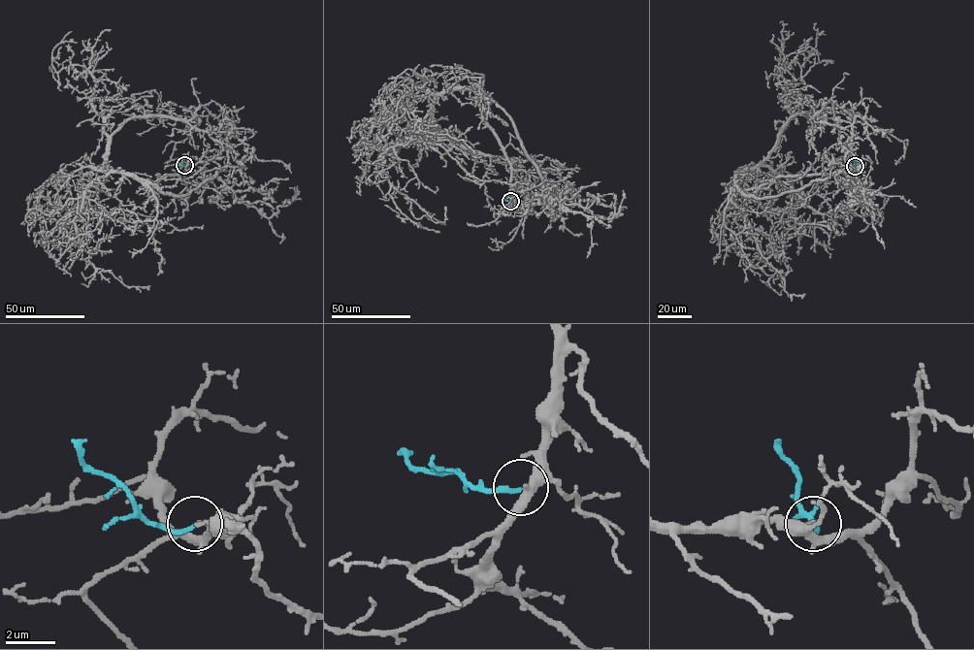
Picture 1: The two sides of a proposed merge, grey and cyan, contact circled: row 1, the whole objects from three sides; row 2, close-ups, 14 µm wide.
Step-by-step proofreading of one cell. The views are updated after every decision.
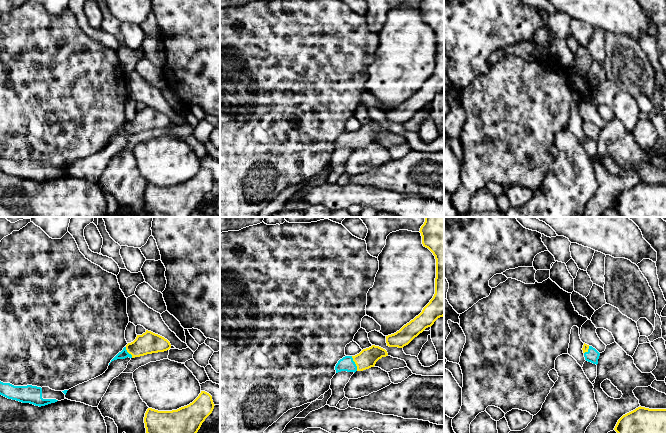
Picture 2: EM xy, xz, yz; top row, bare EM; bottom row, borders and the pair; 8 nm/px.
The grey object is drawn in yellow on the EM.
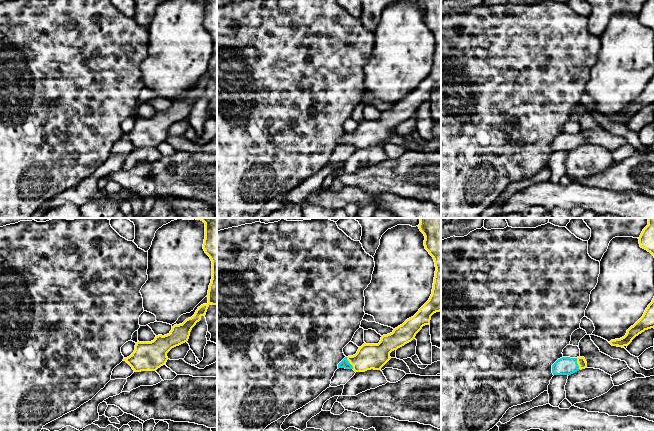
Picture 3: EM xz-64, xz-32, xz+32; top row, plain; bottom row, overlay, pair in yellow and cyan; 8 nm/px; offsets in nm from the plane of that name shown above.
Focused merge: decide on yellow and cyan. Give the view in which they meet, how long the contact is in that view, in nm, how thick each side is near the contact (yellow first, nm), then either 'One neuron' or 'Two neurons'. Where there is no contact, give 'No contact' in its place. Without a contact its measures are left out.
Touches yellow in xz. Shared border 130 nm. Thickness 160 nm (yellow) against 110 nm. One neuron

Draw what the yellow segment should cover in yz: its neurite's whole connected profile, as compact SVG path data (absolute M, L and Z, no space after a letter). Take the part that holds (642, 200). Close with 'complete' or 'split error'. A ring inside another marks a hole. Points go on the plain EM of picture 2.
M640 182L623 191L614 206L621 217L666 217L666 185Z; complete

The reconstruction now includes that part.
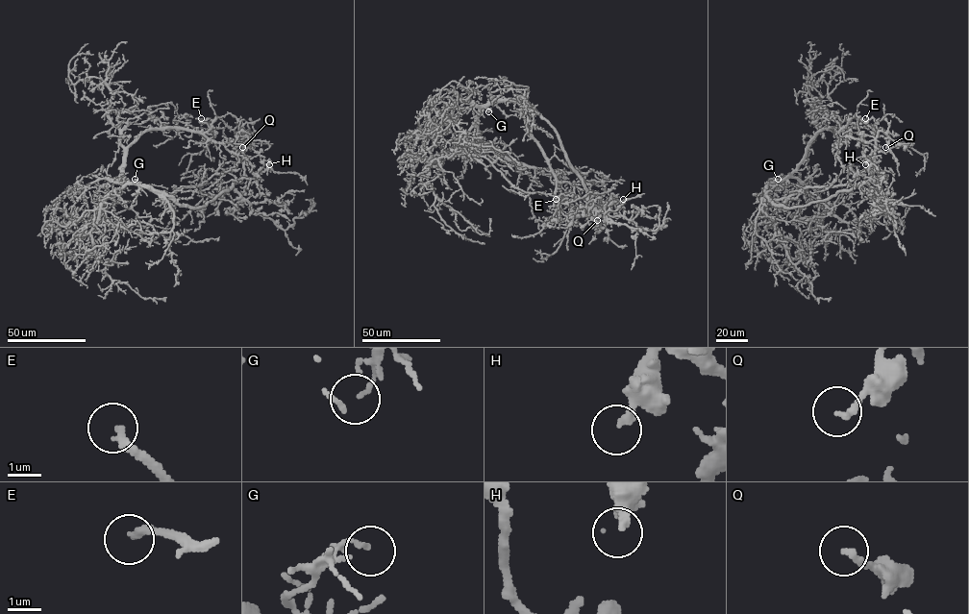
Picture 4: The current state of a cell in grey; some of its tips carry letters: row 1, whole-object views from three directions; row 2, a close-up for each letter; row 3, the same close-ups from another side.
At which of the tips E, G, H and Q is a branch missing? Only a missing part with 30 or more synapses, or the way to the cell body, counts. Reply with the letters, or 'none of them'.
E

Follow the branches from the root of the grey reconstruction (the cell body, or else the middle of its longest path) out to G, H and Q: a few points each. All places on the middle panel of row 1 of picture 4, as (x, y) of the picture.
G: (516, 100), (489, 103), (485, 108), (488, 111)
H: (516, 100), (526, 102), (553, 128), (590, 203), (604, 208), (618, 203), (622, 205), (623, 199)
Q: (516, 100), (526, 102), (553, 128), (570, 166), (581, 179), (588, 201), (598, 208), (605, 222), (597, 220)

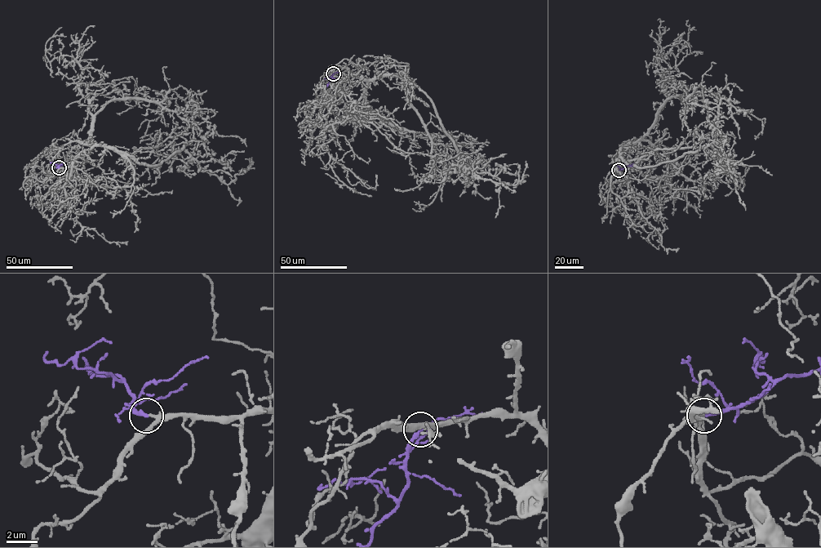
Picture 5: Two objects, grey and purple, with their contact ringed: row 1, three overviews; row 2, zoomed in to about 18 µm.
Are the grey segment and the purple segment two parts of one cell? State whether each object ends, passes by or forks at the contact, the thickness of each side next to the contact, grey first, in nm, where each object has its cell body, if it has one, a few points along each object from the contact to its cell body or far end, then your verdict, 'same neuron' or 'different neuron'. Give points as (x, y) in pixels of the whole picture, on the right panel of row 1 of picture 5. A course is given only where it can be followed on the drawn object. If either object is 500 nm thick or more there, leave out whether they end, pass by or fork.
grey passes by | purple ends | 200/260 nm | grey none | purple none | grey via (619, 170), (624, 146), (621, 158), (629, 165), (646, 167), (711, 146), (735, 187), (737, 176), (712, 162) | purple via (619, 170), (633, 163) | same neuron

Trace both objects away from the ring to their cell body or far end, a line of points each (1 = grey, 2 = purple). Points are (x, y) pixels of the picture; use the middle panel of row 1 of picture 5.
1: (333, 73), (366, 79), (406, 76), (430, 100), (457, 151), (458, 162), (481, 178), (516, 184), (525, 161)
2: (333, 73), (327, 87)

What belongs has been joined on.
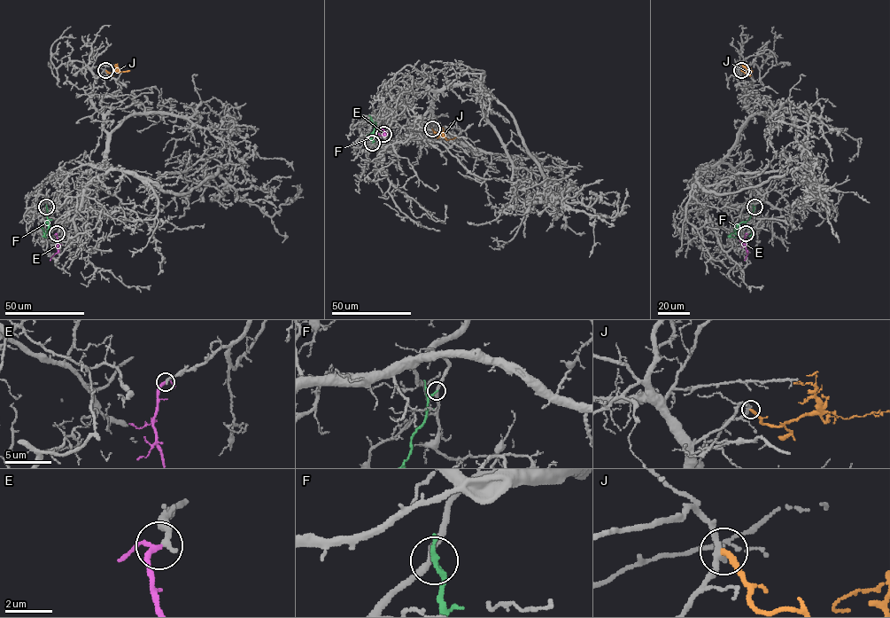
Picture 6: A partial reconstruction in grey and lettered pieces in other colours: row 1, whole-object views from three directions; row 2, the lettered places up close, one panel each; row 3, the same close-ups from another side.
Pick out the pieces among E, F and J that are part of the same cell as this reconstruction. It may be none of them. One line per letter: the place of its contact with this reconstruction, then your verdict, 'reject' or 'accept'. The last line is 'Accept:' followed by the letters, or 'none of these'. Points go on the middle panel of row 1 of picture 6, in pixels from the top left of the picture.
E: meets grey at (383, 134); accept
F: meets grey at (372, 143); reject
J: meets grey at (432, 129); reject
Accept: E

